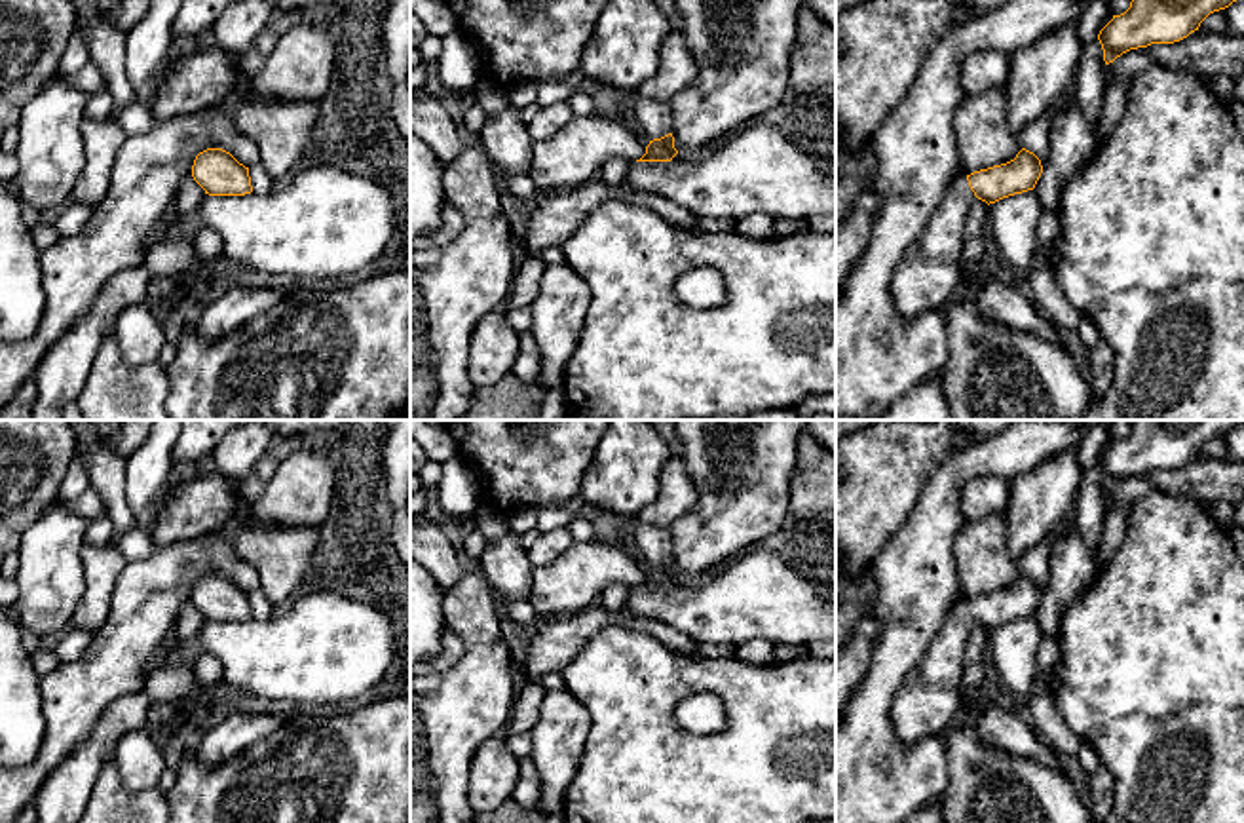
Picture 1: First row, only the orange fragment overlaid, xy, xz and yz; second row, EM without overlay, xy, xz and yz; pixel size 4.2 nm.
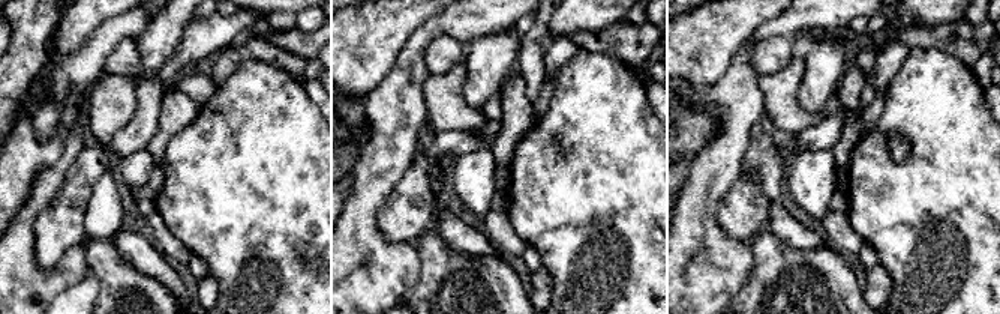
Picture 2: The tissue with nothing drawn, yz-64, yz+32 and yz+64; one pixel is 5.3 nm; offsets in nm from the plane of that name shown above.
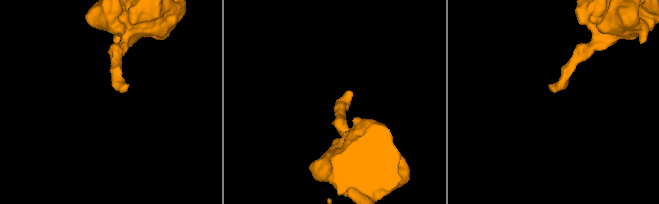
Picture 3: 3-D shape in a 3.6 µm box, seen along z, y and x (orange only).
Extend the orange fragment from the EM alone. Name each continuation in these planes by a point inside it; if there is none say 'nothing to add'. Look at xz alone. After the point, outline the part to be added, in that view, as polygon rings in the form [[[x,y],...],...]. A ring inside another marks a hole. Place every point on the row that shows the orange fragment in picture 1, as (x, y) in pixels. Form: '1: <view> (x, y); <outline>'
1: xz (652, 118); [[[638,97],[632,118],[632,127],[638,135],[648,137],[650,141],[661,139],[672,131],[672,125],[670,101]]]

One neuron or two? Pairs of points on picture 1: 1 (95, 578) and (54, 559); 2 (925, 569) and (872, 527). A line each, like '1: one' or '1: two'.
1: two
2: two

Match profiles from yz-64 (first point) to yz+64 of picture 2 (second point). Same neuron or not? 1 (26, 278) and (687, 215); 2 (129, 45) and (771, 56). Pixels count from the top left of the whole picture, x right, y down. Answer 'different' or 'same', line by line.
1: same
2: same

